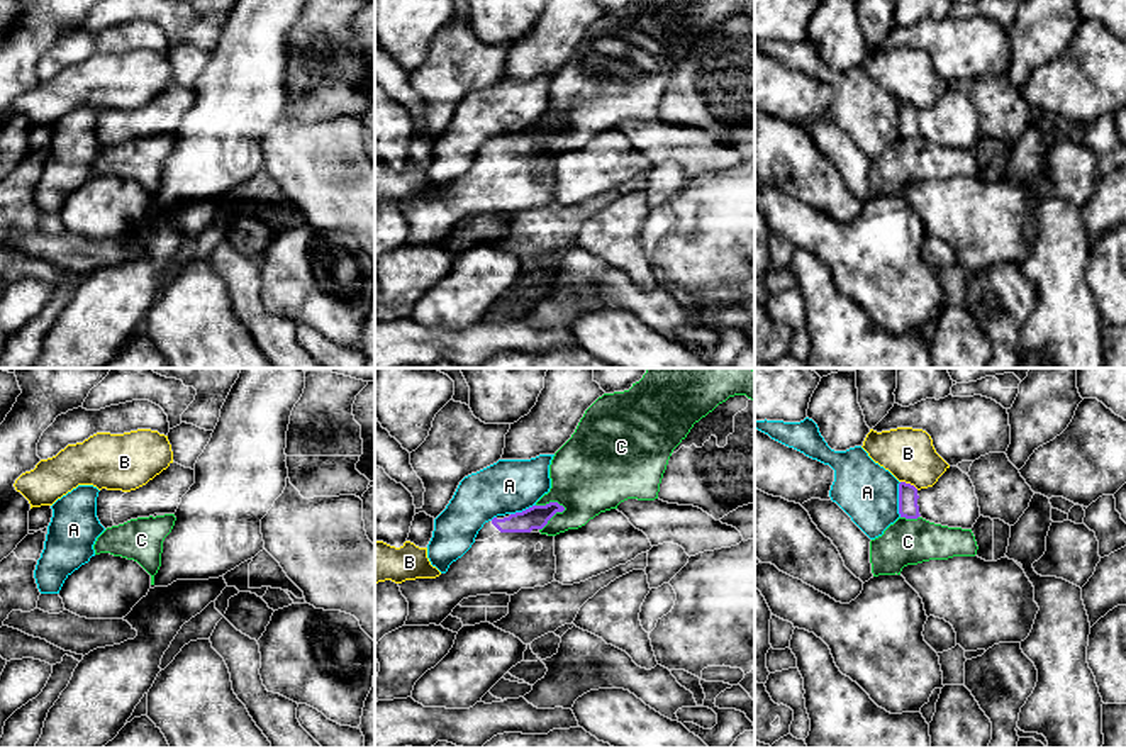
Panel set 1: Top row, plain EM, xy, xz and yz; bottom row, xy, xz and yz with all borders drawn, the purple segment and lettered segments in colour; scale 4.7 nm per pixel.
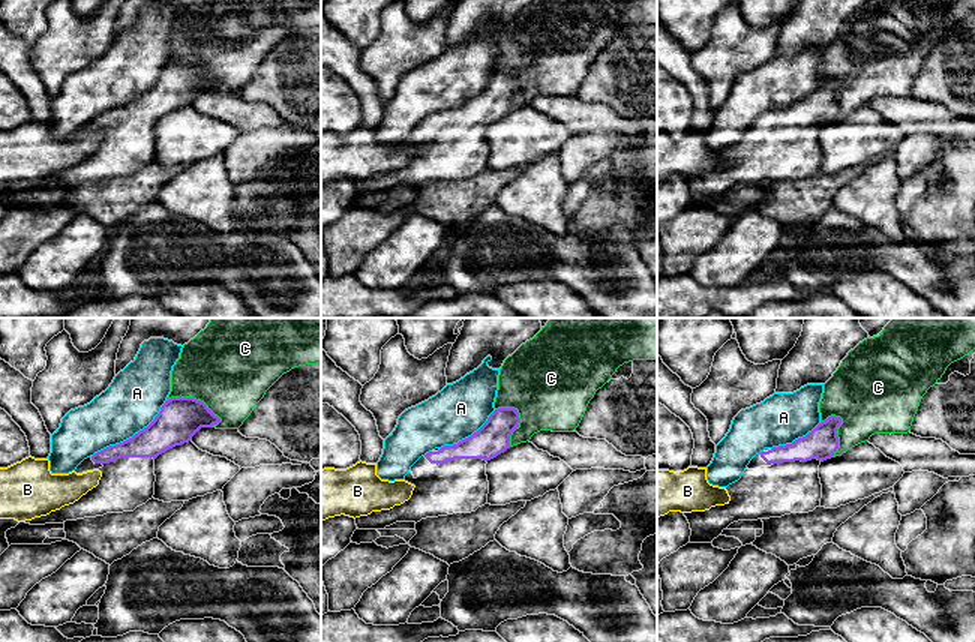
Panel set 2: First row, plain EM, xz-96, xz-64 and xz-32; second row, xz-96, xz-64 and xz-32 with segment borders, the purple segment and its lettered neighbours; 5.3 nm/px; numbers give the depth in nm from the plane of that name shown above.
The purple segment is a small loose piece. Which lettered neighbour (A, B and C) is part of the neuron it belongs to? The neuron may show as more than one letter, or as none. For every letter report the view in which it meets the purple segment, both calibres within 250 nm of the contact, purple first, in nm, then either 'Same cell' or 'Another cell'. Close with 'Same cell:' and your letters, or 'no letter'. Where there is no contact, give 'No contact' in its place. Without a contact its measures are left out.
A: Touches purple in yz. Thickness 100 nm (purple) against 280 nm. Another cell
B: Touches purple in yz. Thickness 100 nm (purple) against 240 nm. Another cell
C: Touches purple in xz. Thickness 110 nm (purple) against 360 nm. Another cell
Same cell: no letter

